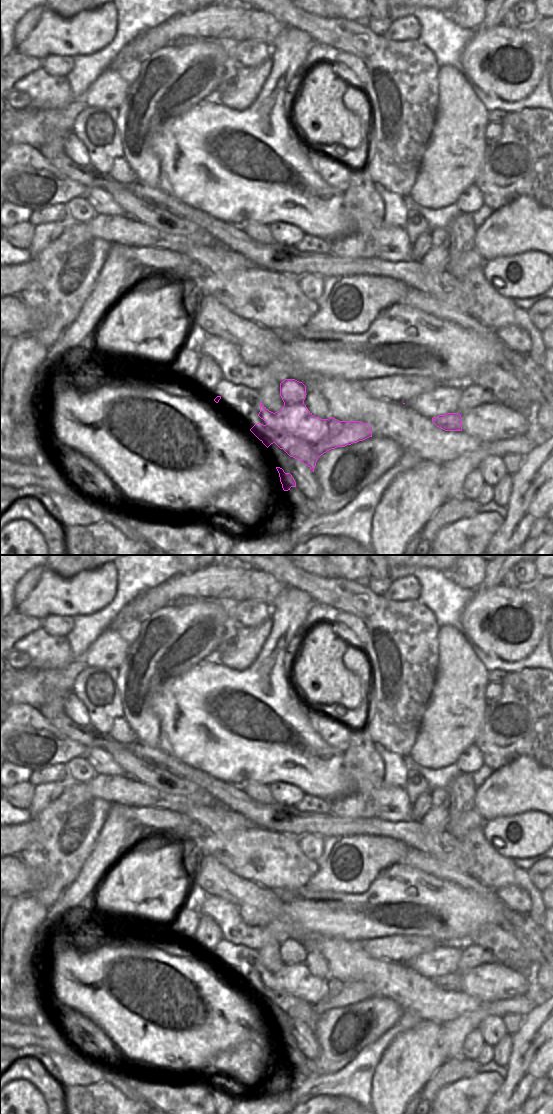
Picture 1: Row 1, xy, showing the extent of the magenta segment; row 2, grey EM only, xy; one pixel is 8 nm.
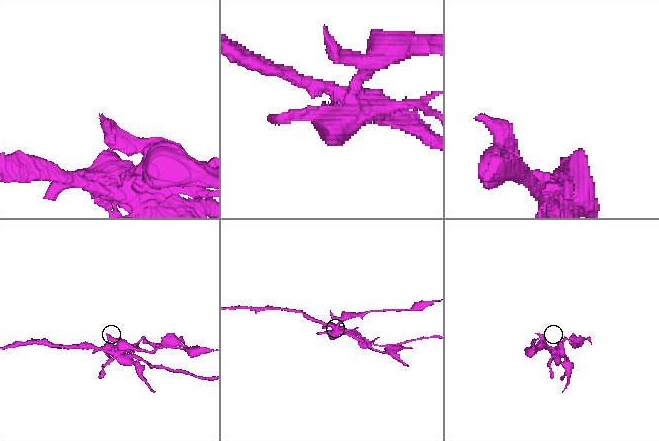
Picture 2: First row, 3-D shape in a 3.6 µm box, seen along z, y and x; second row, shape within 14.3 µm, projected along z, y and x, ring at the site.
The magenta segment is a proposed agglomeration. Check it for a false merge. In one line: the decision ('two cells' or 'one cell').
two cells

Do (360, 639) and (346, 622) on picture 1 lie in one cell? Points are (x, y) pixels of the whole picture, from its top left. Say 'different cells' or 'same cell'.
same cell

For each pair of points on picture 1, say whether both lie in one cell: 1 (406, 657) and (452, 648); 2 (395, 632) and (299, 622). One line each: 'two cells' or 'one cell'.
1: two cells
2: two cells

